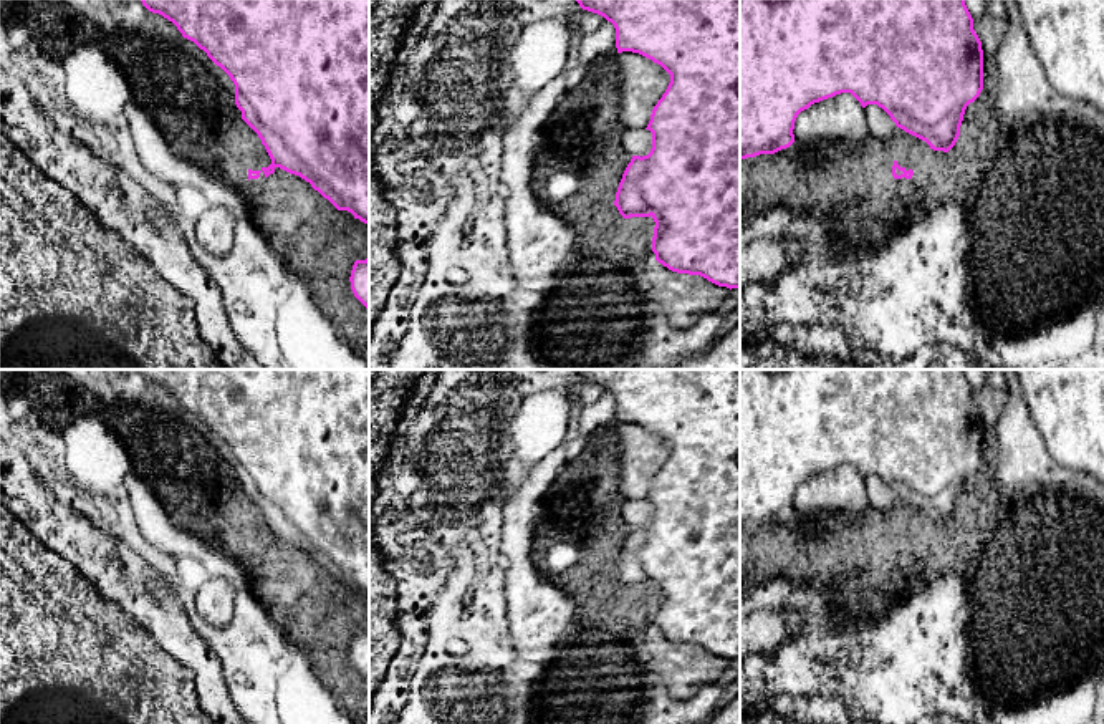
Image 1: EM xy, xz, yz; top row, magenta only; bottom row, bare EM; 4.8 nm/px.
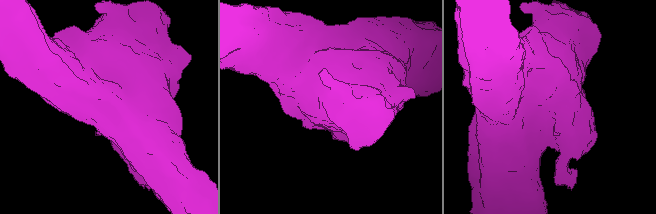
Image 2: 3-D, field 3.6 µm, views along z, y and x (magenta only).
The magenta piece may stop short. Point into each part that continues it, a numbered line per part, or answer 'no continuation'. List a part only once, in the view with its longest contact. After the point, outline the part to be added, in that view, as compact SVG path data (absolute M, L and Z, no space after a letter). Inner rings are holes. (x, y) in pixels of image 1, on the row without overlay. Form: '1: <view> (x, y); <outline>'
no continuation

